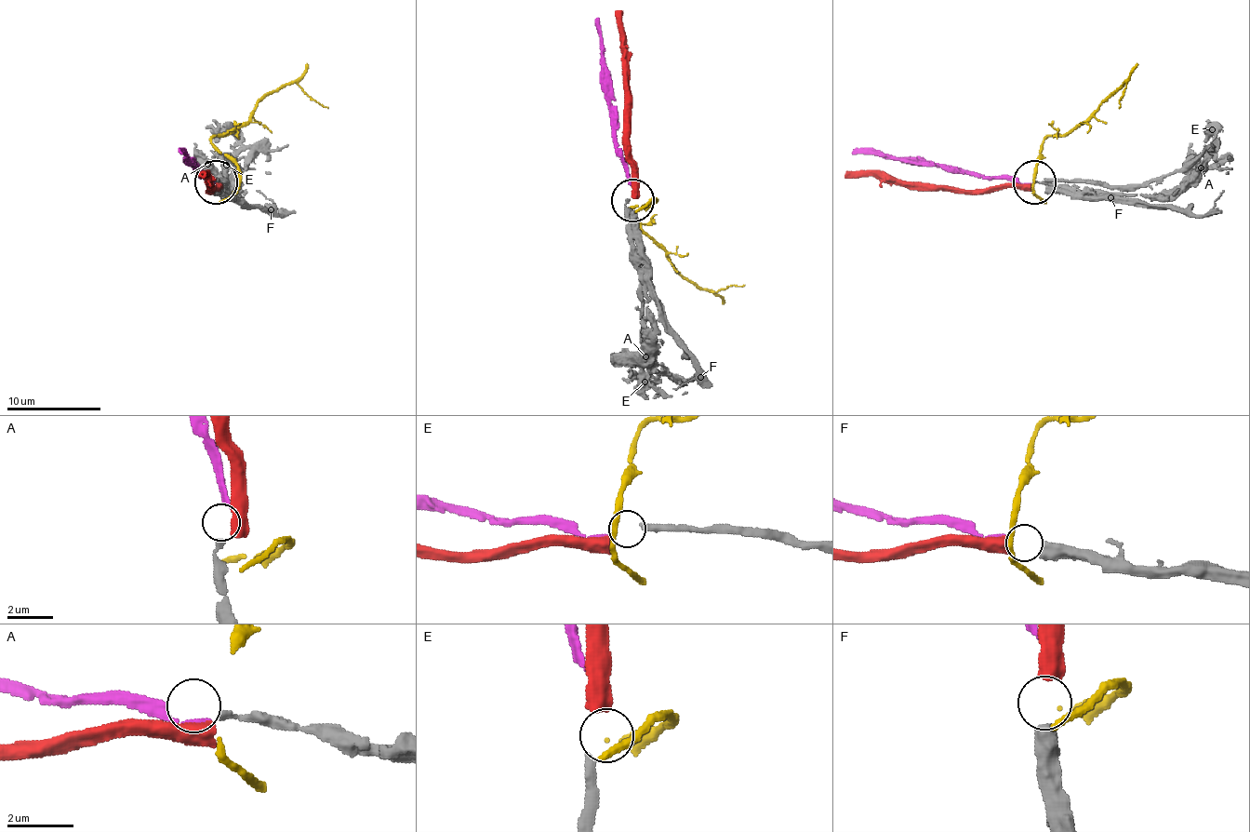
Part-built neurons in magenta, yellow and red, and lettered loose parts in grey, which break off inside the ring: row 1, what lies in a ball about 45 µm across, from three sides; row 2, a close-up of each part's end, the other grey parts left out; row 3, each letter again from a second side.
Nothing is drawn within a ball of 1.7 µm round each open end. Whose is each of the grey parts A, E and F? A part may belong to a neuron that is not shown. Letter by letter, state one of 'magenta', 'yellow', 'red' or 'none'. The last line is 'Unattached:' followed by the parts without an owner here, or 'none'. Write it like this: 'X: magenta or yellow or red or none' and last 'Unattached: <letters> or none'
A: none
E: none
F: red
Unattached: A, E

